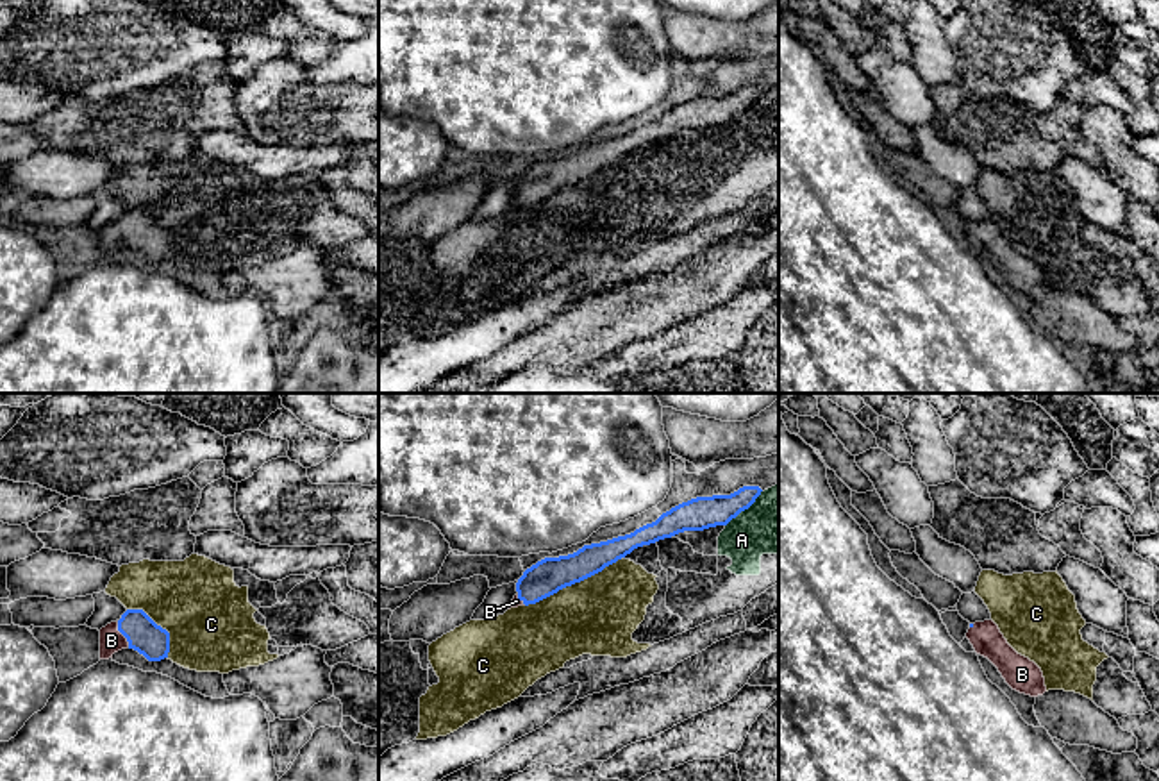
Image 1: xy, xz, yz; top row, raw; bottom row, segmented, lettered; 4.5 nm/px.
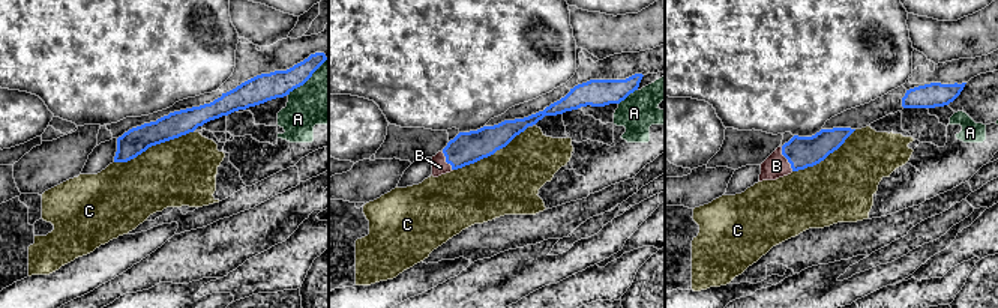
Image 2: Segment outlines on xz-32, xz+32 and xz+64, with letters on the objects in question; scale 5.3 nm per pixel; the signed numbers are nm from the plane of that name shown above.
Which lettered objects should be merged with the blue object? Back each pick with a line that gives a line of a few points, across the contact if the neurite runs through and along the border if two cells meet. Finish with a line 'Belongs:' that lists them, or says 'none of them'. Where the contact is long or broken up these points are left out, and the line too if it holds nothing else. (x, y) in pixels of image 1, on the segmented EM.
B: line xy (143, 635), (138, 631), (120, 631), (111, 640)
Belongs: B

